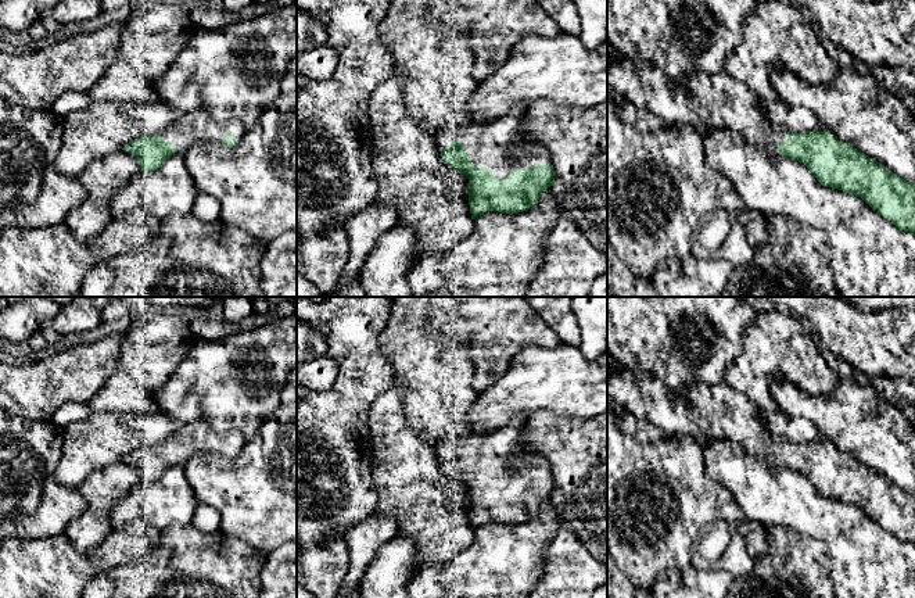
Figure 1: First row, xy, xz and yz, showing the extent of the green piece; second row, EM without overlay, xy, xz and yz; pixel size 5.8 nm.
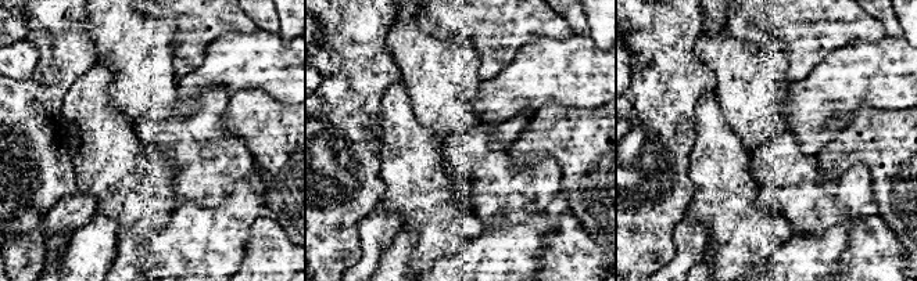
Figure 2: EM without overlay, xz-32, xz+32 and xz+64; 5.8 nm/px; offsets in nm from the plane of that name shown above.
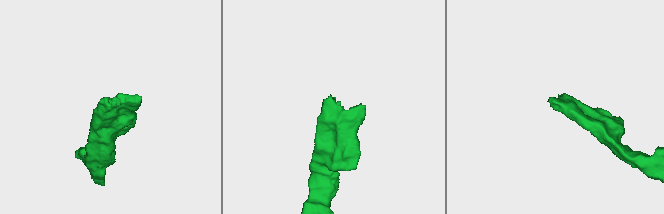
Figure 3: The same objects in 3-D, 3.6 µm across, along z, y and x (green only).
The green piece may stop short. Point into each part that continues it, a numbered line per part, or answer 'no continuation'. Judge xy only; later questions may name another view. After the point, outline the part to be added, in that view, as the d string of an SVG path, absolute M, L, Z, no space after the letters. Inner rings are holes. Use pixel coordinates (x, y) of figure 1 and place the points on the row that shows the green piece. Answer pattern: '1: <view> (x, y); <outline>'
1: xy (196, 125); M205 110L186 111L168 130L161 133L164 142L175 144L175 154L184 154L195 142L205 140L218 146L227 133L238 143L245 129L238 121L216 122Z

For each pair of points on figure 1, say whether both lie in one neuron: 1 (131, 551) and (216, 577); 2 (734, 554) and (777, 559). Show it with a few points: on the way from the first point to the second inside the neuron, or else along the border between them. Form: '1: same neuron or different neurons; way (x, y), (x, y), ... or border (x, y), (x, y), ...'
1: different neurons; border (137, 559), (107, 569)
2: different neurons; border (754, 559), (754, 565), (747, 573), (734, 579)

